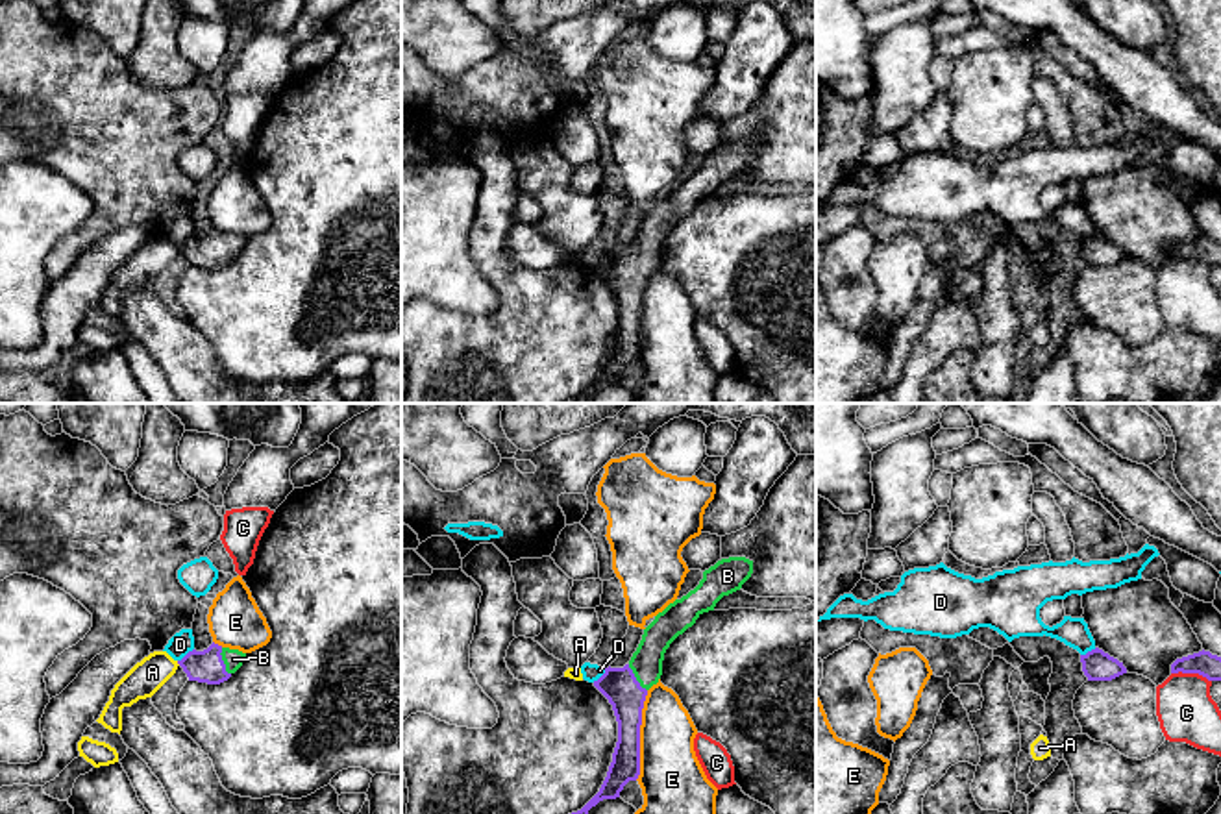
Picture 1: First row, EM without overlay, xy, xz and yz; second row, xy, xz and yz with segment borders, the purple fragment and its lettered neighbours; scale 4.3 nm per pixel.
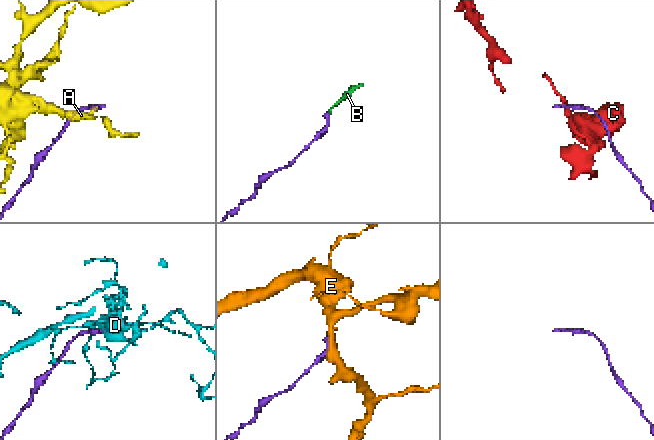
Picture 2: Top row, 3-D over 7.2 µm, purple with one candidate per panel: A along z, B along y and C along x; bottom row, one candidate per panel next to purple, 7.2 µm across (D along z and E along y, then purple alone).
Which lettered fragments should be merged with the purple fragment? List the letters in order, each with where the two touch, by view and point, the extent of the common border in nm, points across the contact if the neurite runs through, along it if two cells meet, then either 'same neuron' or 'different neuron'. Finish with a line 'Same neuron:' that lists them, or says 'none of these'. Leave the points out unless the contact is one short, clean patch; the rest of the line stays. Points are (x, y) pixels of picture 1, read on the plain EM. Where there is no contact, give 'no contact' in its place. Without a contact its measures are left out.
A: meets purple in xy at (178, 248); contact 30 nm long; border along xy (176, 246), (180, 250); different neuron
B: meets purple in xy at (222, 246); contact 130 nm long; runs through xy (206, 252), (222, 246), (234, 245); same neuron
C: meets purple in yz at (1192, 258); contact 180 nm long; different neuron
D: meets purple in xy at (187, 239); contact 90 nm long; border along xy (193, 234), (178, 246); different neuron
E: meets purple in xz at (639, 320); contact 400 nm long; different neuron
Same neuron: B

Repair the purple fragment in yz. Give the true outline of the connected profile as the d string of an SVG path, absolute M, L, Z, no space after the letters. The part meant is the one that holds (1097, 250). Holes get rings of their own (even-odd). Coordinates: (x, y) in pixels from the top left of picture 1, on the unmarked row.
M1099 233L1088 237L1086 240L1080 240L1080 248L1088 266L1112 266L1127 259L1127 253L1123 252L1123 248L1110 242Z

